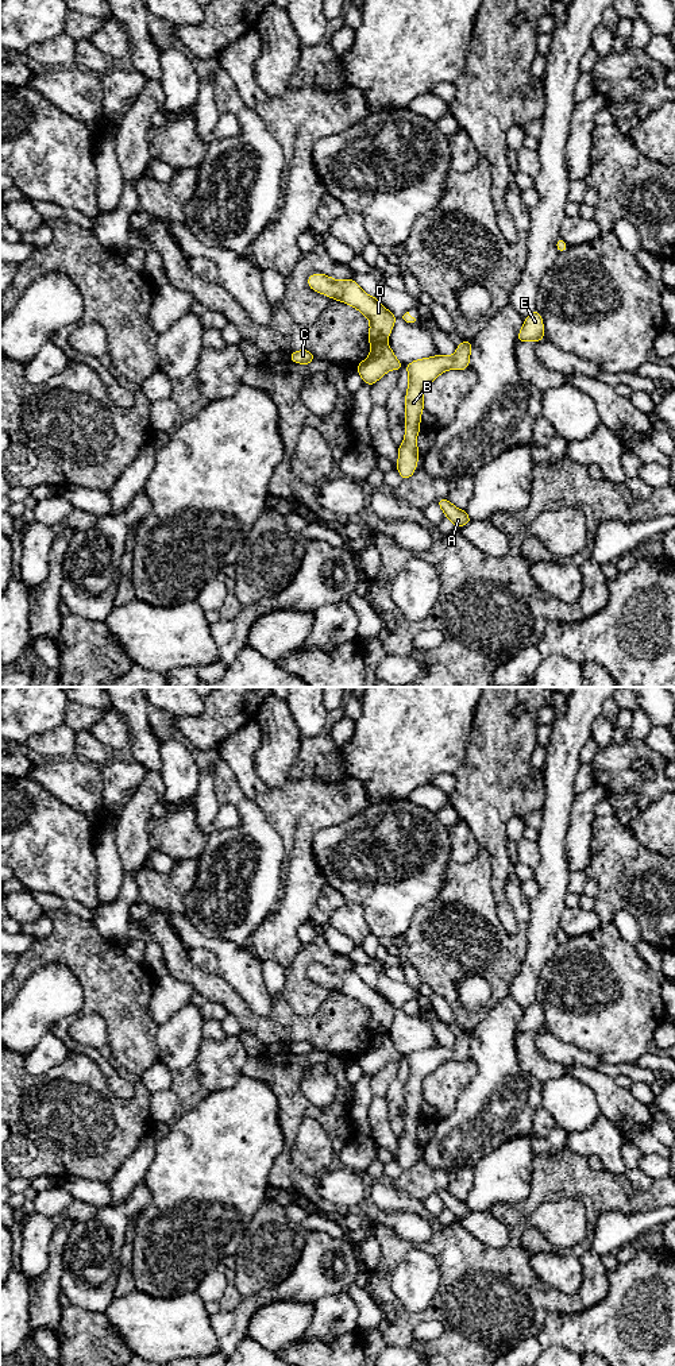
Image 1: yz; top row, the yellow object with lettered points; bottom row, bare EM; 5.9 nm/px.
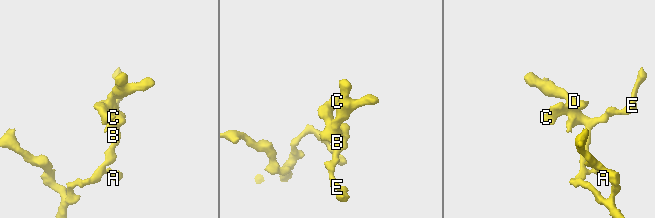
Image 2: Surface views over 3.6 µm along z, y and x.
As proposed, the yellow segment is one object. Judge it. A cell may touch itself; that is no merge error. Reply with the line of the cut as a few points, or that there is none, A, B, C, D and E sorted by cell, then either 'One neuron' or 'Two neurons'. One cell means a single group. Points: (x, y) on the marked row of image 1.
Split along yz (385, 342), (381, 351), (371, 358). Groups: A B E / C D. Two neurons

